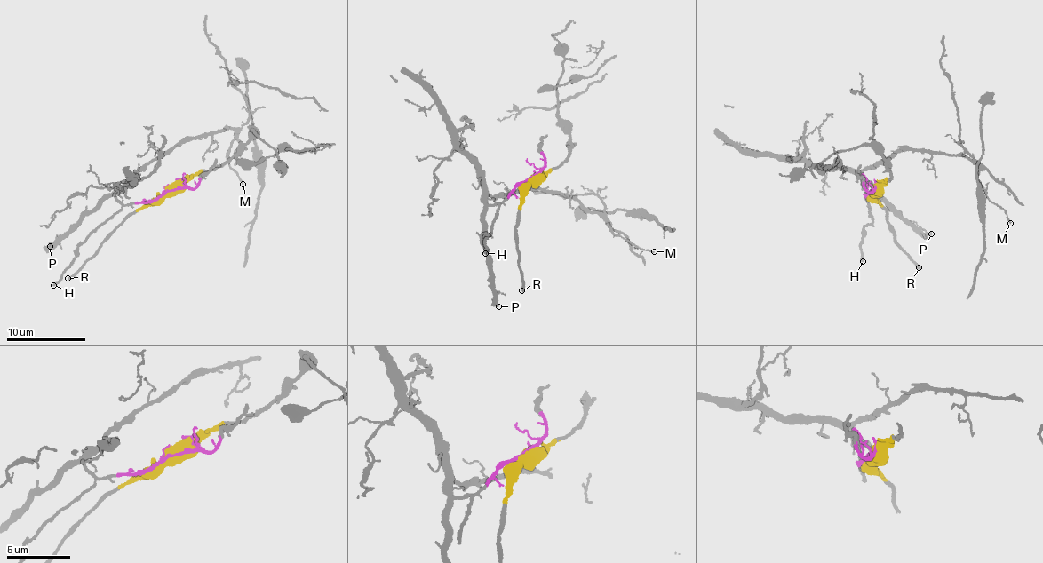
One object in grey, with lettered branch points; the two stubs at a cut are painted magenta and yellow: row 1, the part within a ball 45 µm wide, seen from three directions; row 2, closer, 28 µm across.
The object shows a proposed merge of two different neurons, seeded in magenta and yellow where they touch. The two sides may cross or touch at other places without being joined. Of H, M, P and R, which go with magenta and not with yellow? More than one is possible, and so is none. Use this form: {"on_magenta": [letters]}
{"on_magenta": ["H", "M", "P"]}

